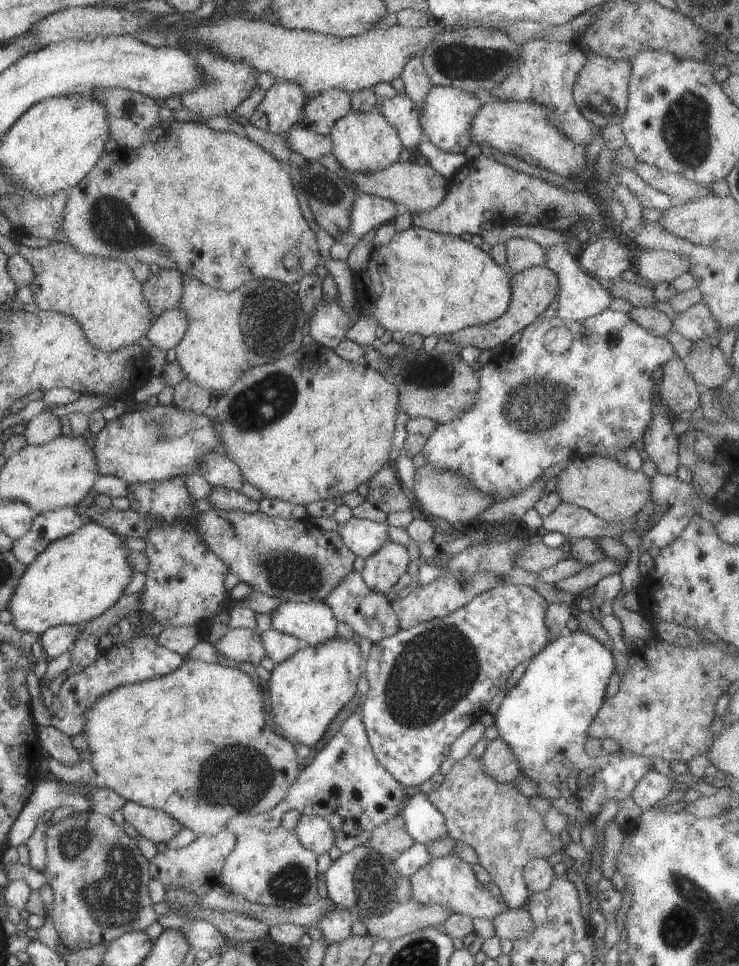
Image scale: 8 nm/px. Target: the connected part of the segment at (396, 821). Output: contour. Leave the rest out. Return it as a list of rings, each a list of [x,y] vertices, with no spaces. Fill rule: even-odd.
[[[399,813],[397,816],[390,818],[386,823],[378,826],[364,845],[378,852],[386,859],[394,861],[404,850],[412,846],[414,842],[406,831],[403,819]]]

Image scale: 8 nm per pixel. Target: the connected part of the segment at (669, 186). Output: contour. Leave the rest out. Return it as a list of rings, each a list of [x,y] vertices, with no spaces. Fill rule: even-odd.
[[[641,161],[636,162],[634,172],[651,188],[669,195],[675,202],[686,203],[713,194],[710,188],[691,182],[682,174],[665,172]]]

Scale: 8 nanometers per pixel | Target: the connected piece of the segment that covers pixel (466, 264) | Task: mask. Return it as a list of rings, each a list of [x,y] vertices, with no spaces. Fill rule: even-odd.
[[[412,225],[408,230],[404,232],[396,232],[396,235],[388,242],[388,244],[380,245],[376,247],[367,263],[367,266],[354,275],[355,290],[358,303],[360,305],[361,313],[366,317],[373,319],[378,327],[383,330],[393,333],[395,331],[404,331],[410,333],[418,333],[424,338],[437,334],[438,337],[448,337],[454,335],[456,332],[462,331],[463,329],[474,327],[475,325],[484,325],[488,322],[498,319],[508,309],[509,303],[511,302],[511,278],[513,274],[506,267],[500,267],[494,263],[494,260],[489,256],[488,253],[483,252],[480,247],[474,246],[472,242],[462,240],[459,236],[453,236],[448,234],[440,234],[433,231],[422,229]]]

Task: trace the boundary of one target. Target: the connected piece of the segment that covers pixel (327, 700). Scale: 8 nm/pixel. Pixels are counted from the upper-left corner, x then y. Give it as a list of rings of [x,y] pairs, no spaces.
[[[338,636],[318,647],[306,646],[290,659],[274,665],[269,680],[273,732],[278,737],[314,748],[332,720],[358,692],[357,684],[362,671],[364,660],[358,644]]]

